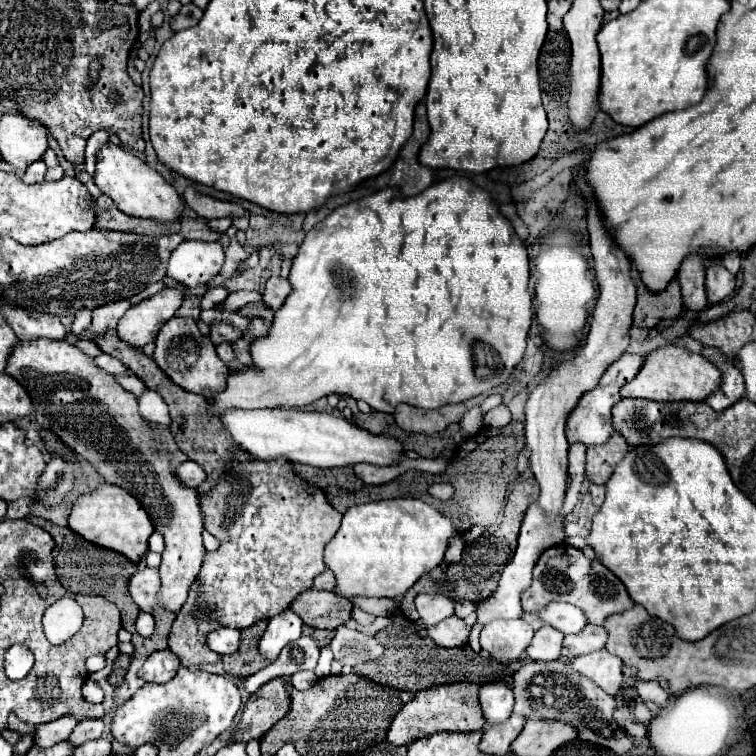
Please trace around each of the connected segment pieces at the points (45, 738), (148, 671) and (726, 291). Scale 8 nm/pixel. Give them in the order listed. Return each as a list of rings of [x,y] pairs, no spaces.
[[[57,718],[57,722],[41,724],[41,726],[37,726],[35,744],[41,746],[41,748],[51,748],[57,742],[67,740],[75,726],[77,726],[77,720],[75,718]]]
[[[157,650],[145,660],[139,676],[147,682],[165,684],[177,674],[177,670],[179,670],[179,658],[171,650]]]
[[[721,264],[707,266],[707,276],[705,276],[705,290],[709,304],[723,302],[727,296],[733,294],[735,290],[735,278],[729,274],[729,270]]]

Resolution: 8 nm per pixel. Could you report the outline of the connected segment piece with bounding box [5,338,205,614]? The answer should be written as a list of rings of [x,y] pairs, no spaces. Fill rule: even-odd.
[[[19,340],[9,354],[5,372],[29,392],[39,426],[55,432],[69,448],[93,464],[109,484],[127,488],[143,504],[155,530],[165,536],[157,600],[165,610],[177,614],[205,556],[199,502],[193,488],[181,486],[173,478],[163,438],[137,414],[137,398],[67,340]],[[77,394],[85,396],[77,400]]]

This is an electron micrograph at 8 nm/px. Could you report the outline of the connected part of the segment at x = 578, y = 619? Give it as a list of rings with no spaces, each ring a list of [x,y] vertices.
[[[553,602],[553,604],[545,606],[541,612],[537,612],[537,616],[545,624],[557,628],[563,634],[577,634],[587,624],[585,614],[581,614],[581,610],[577,610],[575,606],[569,606],[565,602]]]

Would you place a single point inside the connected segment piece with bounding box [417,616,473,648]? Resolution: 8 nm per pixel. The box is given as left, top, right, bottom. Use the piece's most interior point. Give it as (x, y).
(451, 632)

